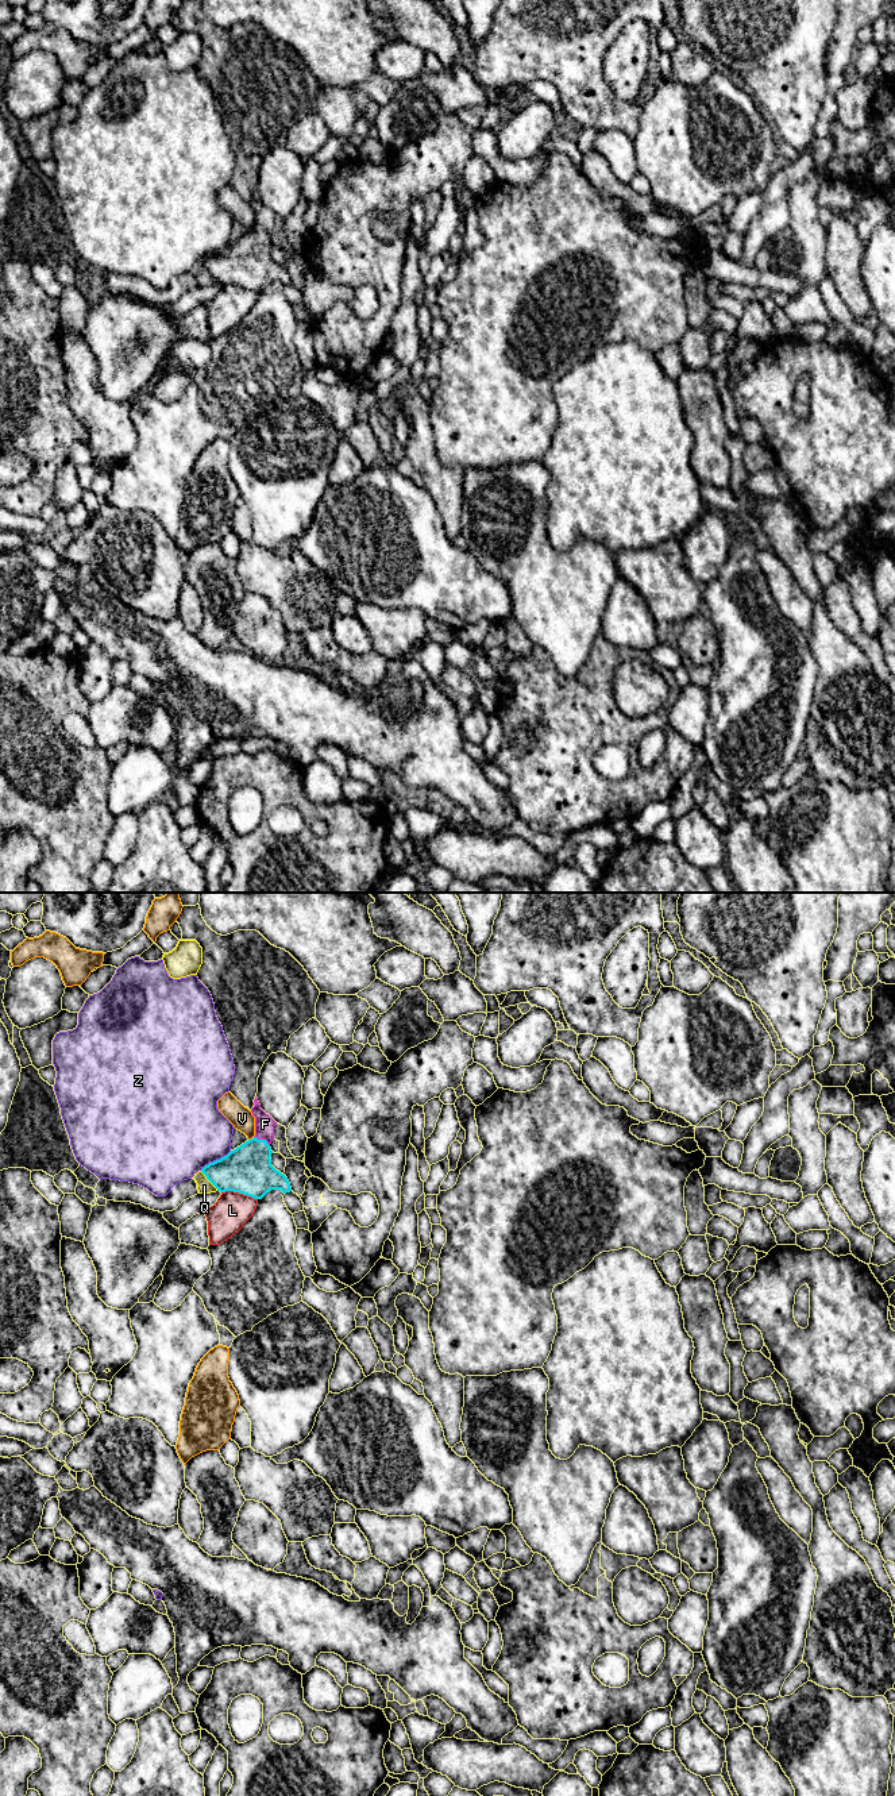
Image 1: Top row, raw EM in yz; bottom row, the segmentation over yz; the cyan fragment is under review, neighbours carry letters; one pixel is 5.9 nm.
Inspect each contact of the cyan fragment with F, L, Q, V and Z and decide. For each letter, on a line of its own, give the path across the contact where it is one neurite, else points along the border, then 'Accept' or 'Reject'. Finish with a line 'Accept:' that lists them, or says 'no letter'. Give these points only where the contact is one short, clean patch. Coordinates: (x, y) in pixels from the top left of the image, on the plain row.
F: Path across: yz (247, 262), (262, 232), (265, 216). Accept
L: Reject
Q: Reject
V: Reject
Z: Reject
Accept: F

